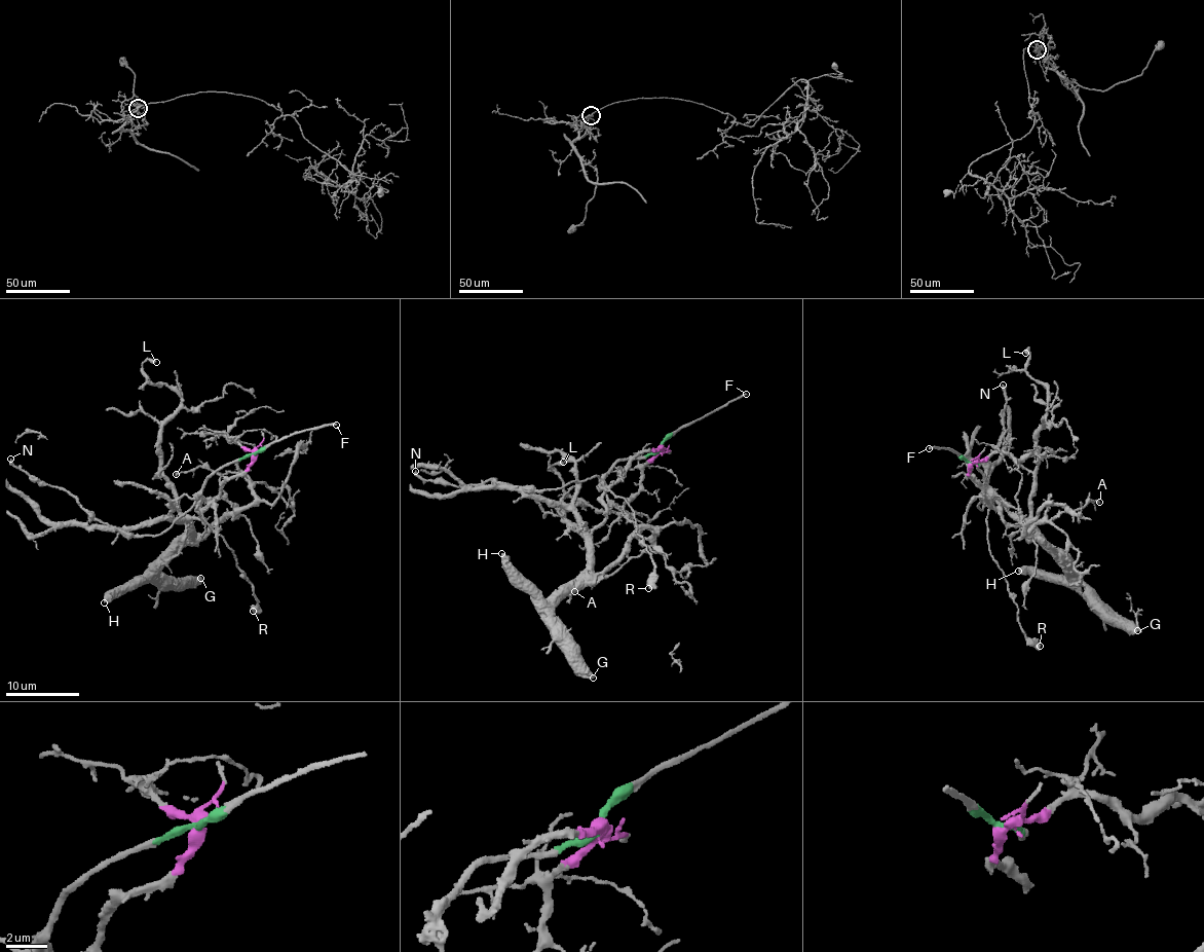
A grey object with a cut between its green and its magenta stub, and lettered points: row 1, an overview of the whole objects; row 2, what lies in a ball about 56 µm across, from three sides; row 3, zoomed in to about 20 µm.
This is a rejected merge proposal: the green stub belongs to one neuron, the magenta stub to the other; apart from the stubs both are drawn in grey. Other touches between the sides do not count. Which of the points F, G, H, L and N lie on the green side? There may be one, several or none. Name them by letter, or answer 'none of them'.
F, N

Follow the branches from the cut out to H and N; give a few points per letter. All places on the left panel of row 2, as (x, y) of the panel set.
H: (255, 454), (222, 484), (219, 500), (203, 518), (191, 520), (188, 537), (165, 560), (105, 602)
N: (255, 454), (226, 463), (191, 506), (154, 535), (121, 535), (93, 520), (74, 498), (39, 484), (10, 459)

